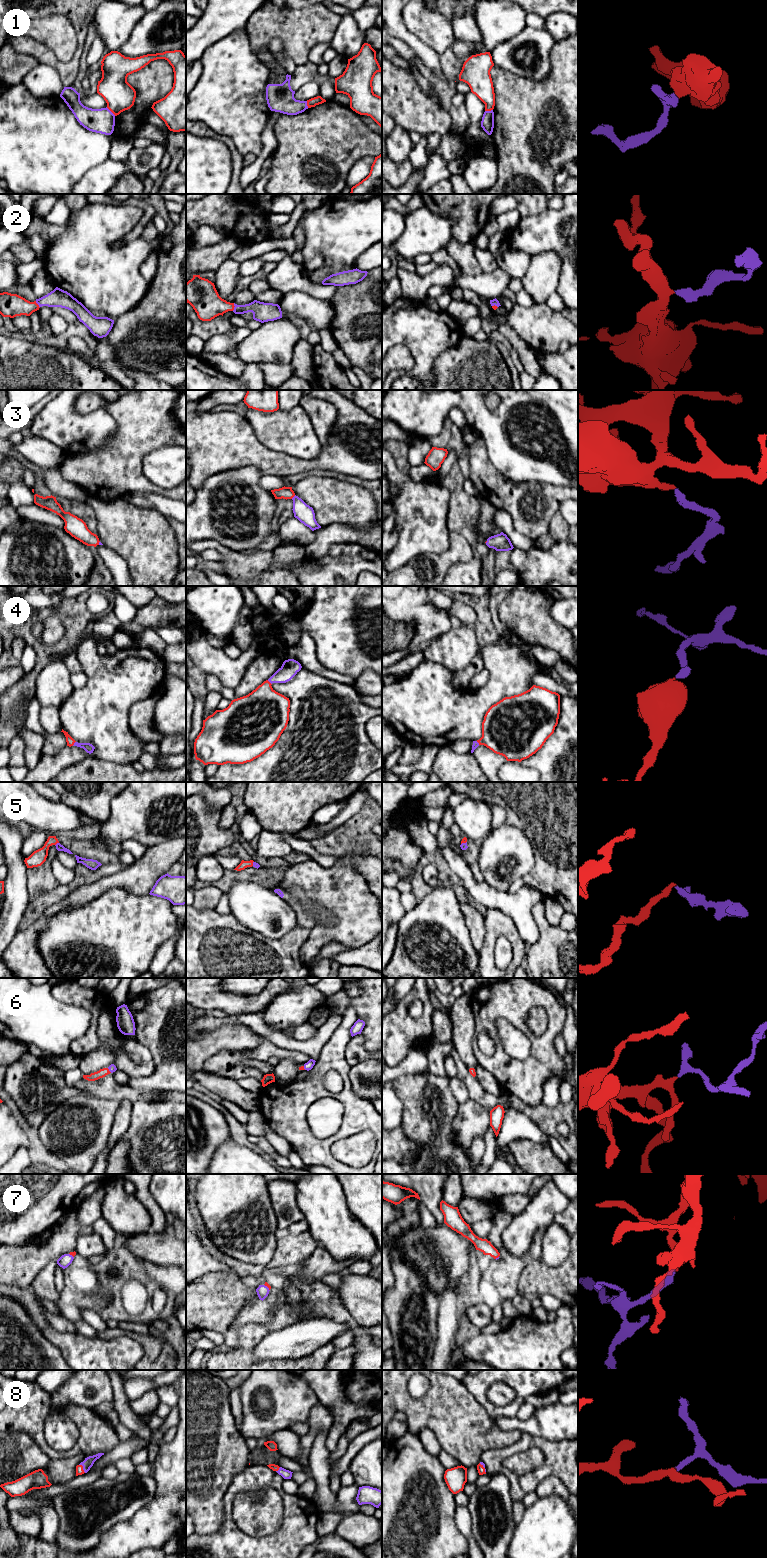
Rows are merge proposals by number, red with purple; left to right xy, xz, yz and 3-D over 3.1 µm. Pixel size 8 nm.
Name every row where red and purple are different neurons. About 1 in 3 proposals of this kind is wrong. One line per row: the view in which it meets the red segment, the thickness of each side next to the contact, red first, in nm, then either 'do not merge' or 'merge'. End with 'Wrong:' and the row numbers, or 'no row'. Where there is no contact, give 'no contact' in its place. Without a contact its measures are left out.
1: xy | 240/190 nm | do not merge
2: xz | 240/160 nm | merge
3: xz | 100/150 nm | merge
4: xy | 70/80 nm | merge
5: xy | 120/60 nm | merge
6: xy | 70/70 nm | merge
7: xz | 30/100 nm | merge
8: xy | 60/80 nm | merge
Wrong: 1

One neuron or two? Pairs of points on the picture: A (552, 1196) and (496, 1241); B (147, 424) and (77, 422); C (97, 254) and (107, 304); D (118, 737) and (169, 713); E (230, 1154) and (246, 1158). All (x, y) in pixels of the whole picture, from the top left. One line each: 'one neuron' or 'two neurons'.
A: two neurons
B: two neurons
C: one neuron
D: two neurons
E: one neuron

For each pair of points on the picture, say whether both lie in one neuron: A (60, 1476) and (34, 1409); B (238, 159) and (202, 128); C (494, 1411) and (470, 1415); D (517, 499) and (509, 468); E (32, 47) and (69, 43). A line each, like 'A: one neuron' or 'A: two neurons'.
A: two neurons
B: one neuron
C: two neurons
D: two neurons
E: two neurons

